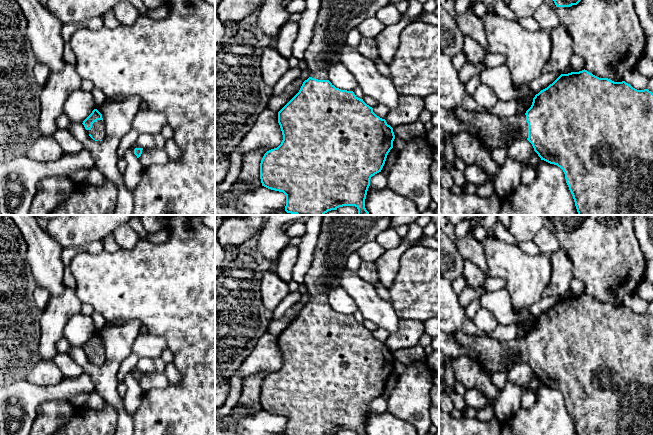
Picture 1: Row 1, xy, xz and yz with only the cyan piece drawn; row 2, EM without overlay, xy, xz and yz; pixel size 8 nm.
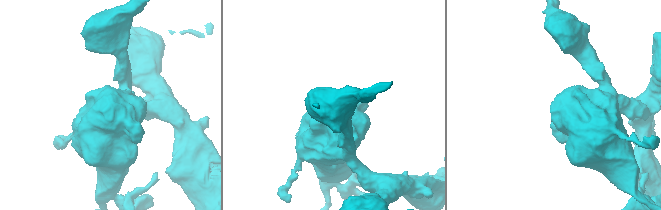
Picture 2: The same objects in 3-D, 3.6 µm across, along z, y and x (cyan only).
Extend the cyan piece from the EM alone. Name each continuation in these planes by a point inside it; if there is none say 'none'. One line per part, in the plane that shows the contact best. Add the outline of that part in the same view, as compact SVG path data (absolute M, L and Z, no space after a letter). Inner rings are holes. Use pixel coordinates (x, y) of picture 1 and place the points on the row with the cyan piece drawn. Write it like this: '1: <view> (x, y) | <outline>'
1: yz (492, 131) | M463 108L451 112L465 122L468 133L475 136L490 151L507 148L516 139L528 138L525 114L502 118L490 113L470 112Z

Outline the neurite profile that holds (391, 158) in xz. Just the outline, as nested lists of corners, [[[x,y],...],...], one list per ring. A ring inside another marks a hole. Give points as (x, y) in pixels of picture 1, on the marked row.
[[[393,148],[390,150],[390,152],[387,155],[385,163],[387,164],[388,168],[391,170],[393,165],[396,163],[398,156],[398,152],[396,152]]]

